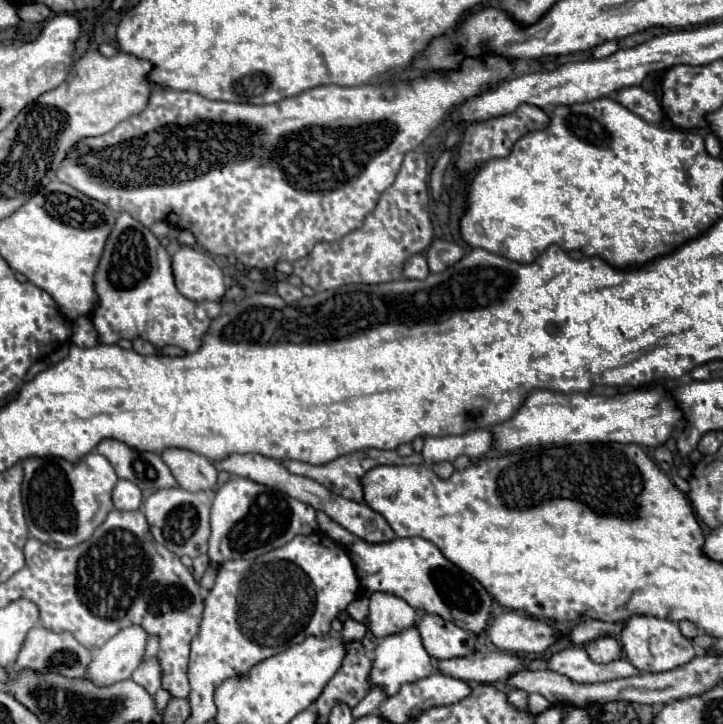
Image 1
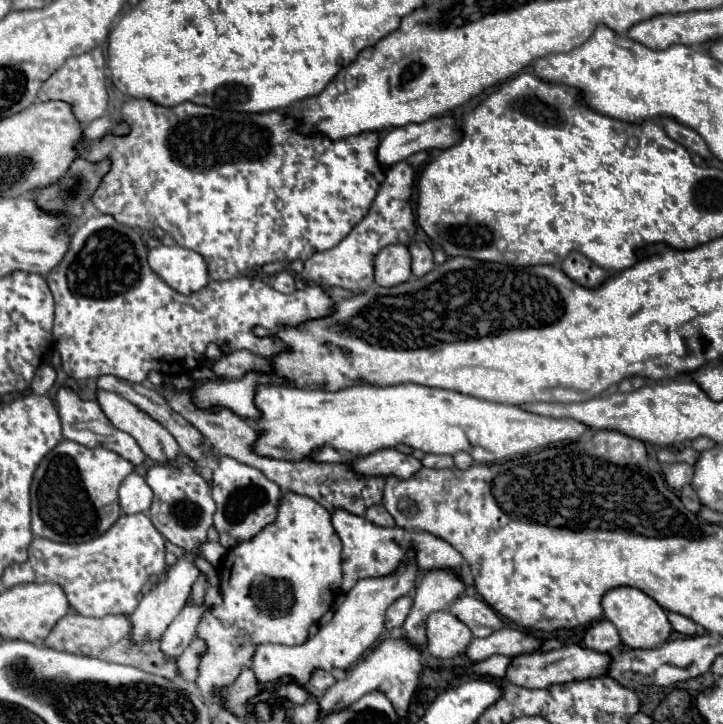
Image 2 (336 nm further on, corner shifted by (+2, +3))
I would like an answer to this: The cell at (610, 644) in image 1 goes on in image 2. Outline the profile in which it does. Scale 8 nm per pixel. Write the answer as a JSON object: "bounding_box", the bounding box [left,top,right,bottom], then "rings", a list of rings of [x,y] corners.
{"bounding_box":[584,619,620,653],"rings":[[[606,619],[598,621],[592,627],[588,627],[588,631],[584,635],[584,645],[588,649],[600,651],[600,653],[608,653],[608,651],[612,651],[612,649],[616,649],[620,645],[618,629]]]}

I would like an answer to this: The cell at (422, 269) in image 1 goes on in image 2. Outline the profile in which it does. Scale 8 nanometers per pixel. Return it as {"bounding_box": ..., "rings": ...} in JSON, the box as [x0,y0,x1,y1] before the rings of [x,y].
{"bounding_box":[374,245,410,287],"rings":[[[388,245],[374,259],[374,281],[380,287],[396,287],[410,279],[410,253],[406,245]]]}

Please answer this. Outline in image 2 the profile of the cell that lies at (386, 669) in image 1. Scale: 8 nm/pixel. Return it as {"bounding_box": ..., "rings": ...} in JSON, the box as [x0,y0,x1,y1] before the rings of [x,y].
{"bounding_box":[404,569,466,645],"rings":[[[430,569],[422,573],[416,587],[412,611],[404,623],[404,635],[412,637],[416,645],[426,643],[426,617],[432,611],[442,611],[452,605],[452,599],[466,589],[466,583],[452,569]]]}

